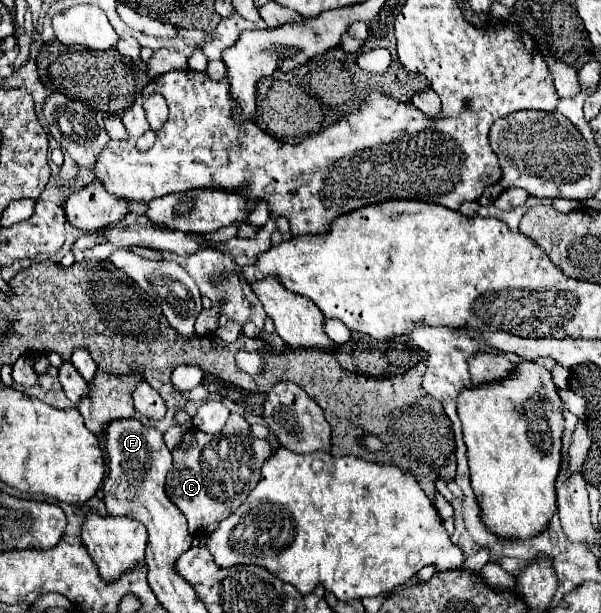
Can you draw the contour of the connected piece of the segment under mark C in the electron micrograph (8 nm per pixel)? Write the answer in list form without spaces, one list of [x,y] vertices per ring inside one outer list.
[[[230,415],[224,429],[216,435],[190,429],[178,449],[172,451],[174,469],[166,477],[168,499],[188,519],[192,537],[208,537],[222,519],[232,515],[260,481],[260,467],[270,457],[270,445],[250,435],[250,425],[242,415]]]

